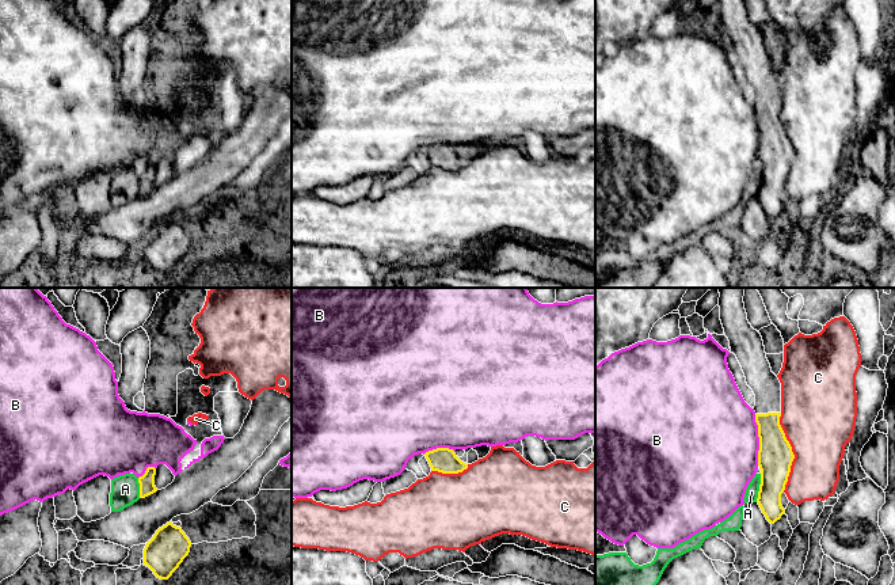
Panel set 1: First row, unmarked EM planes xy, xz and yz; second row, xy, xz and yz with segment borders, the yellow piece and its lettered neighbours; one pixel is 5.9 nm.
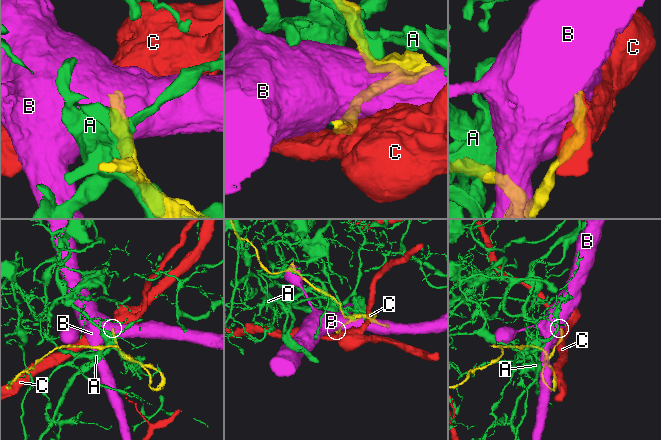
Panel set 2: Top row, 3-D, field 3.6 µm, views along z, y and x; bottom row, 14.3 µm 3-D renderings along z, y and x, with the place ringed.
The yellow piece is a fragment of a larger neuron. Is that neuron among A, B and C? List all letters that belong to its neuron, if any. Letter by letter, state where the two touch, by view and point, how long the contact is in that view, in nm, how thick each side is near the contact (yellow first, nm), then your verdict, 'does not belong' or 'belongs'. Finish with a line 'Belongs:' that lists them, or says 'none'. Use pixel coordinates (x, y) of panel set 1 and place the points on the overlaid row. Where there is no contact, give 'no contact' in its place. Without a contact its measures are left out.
A: yz (760, 487) | 180 nm | 200/80 nm | does not belong
B: yz (760, 440) | 300 nm | 200/480 nm | does not belong
C: yz (792, 452) | 480 nm | 200/440 nm | does not belong
Belongs: none

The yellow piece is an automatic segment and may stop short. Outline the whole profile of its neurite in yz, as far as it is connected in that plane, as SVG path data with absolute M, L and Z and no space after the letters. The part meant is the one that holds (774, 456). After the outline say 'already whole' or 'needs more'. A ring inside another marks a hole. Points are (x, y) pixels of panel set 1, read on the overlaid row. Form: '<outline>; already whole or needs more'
M744 288L719 289L720 320L724 334L742 366L747 385L755 395L758 425L758 466L761 485L757 502L770 524L785 513L781 494L785 490L795 459L792 447L780 425L781 383L772 372L761 334L747 320Z; needs more

